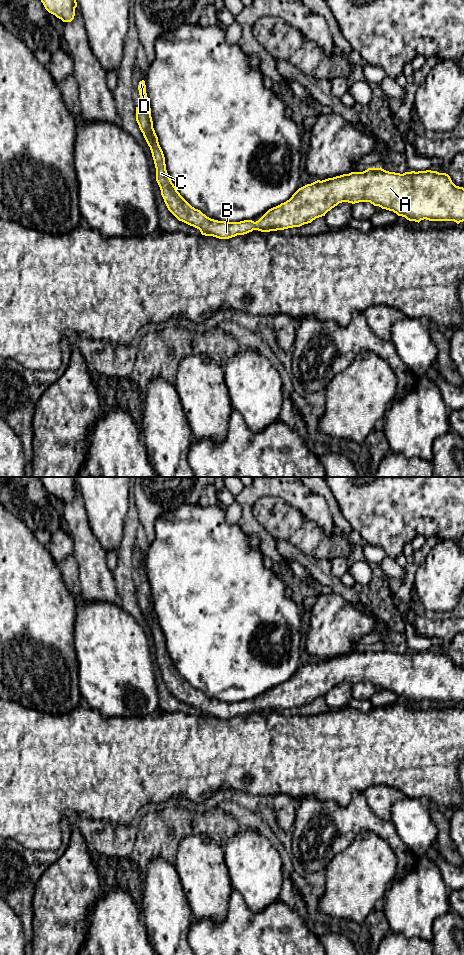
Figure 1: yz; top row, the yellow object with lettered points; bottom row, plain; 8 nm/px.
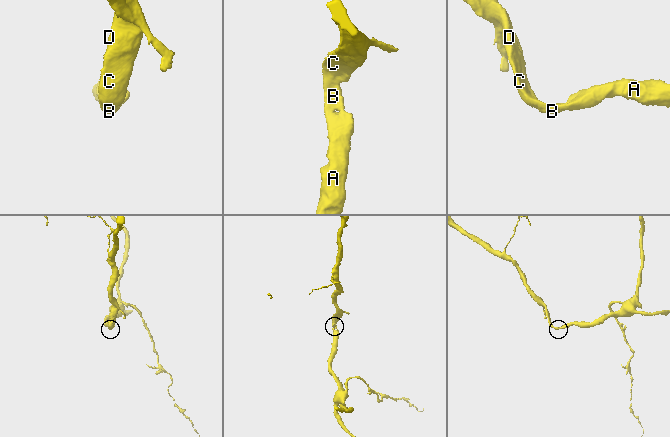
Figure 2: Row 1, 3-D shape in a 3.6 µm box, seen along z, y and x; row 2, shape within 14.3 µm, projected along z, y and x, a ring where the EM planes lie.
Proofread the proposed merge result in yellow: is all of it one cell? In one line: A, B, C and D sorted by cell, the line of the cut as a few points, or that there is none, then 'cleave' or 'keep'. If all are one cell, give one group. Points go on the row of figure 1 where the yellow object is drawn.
groups A B C D; cut none; keep

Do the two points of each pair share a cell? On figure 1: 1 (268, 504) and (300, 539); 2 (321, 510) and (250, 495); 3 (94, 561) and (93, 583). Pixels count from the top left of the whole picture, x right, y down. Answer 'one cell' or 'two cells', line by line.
1: one cell
2: one cell
3: one cell

